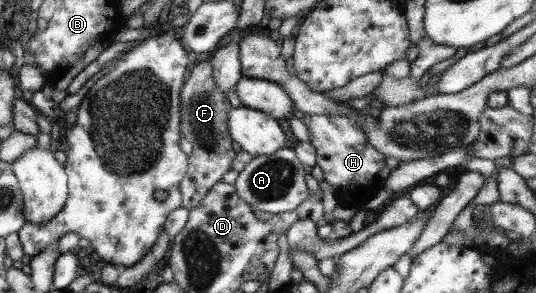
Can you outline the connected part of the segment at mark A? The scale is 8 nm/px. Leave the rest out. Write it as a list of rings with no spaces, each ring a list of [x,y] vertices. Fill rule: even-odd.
[[[280,148],[270,155],[251,156],[251,160],[238,172],[233,184],[236,195],[251,209],[277,214],[292,211],[310,193],[305,184],[308,169],[295,158],[292,148]]]

